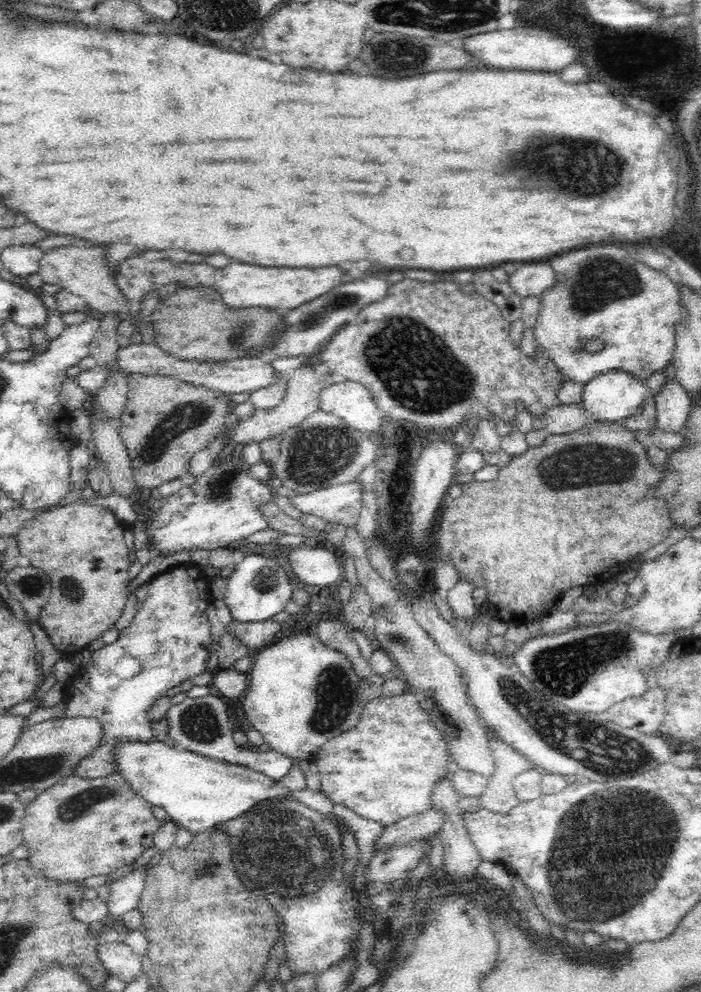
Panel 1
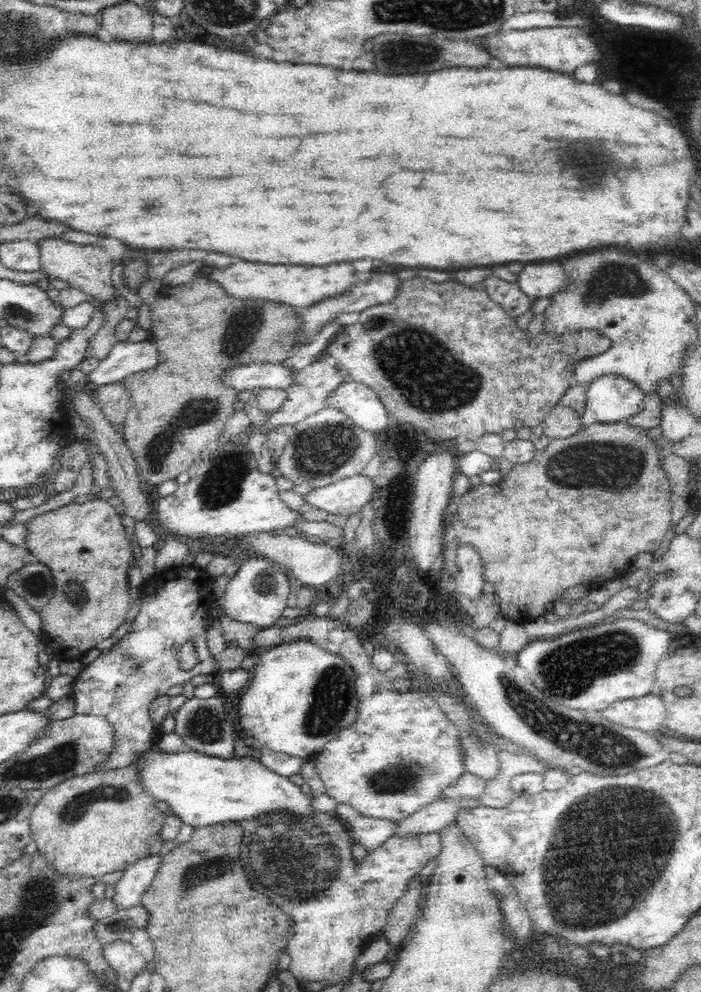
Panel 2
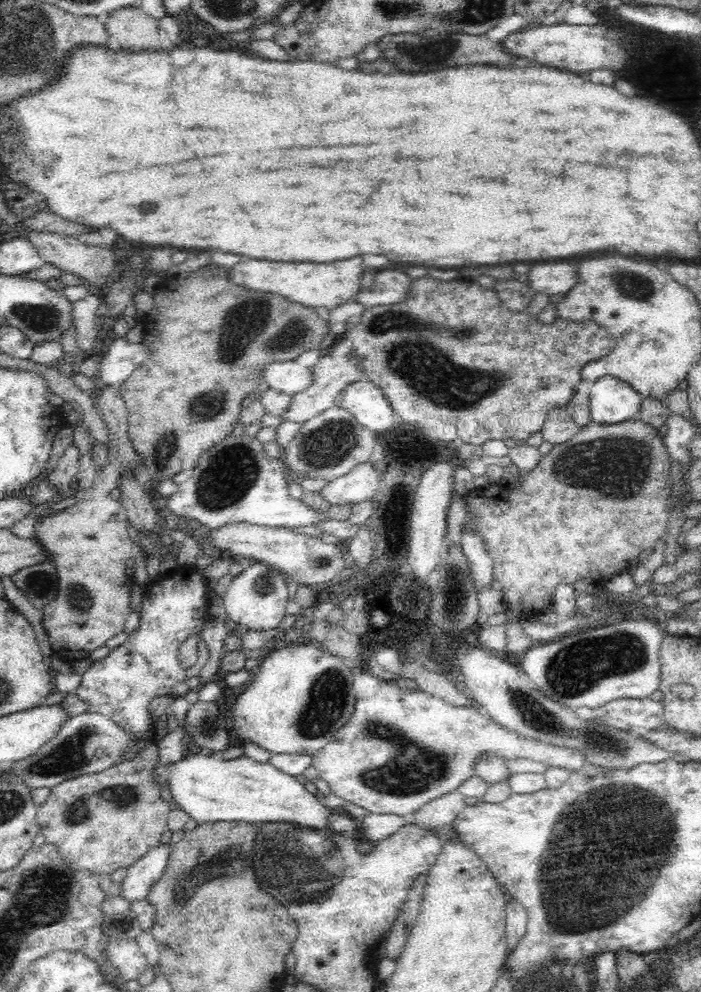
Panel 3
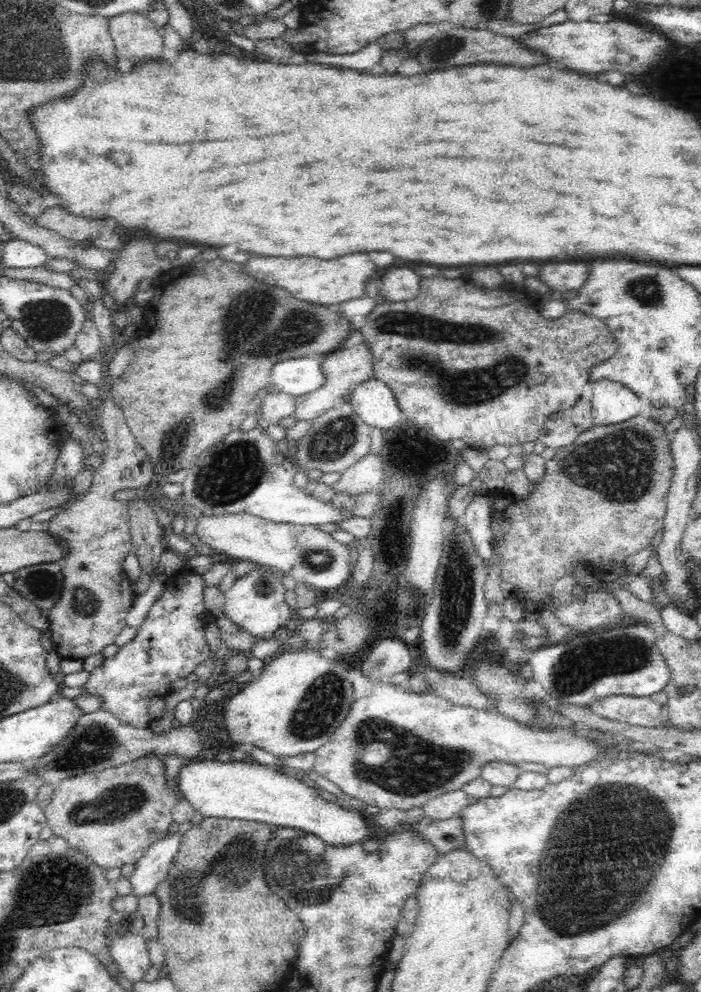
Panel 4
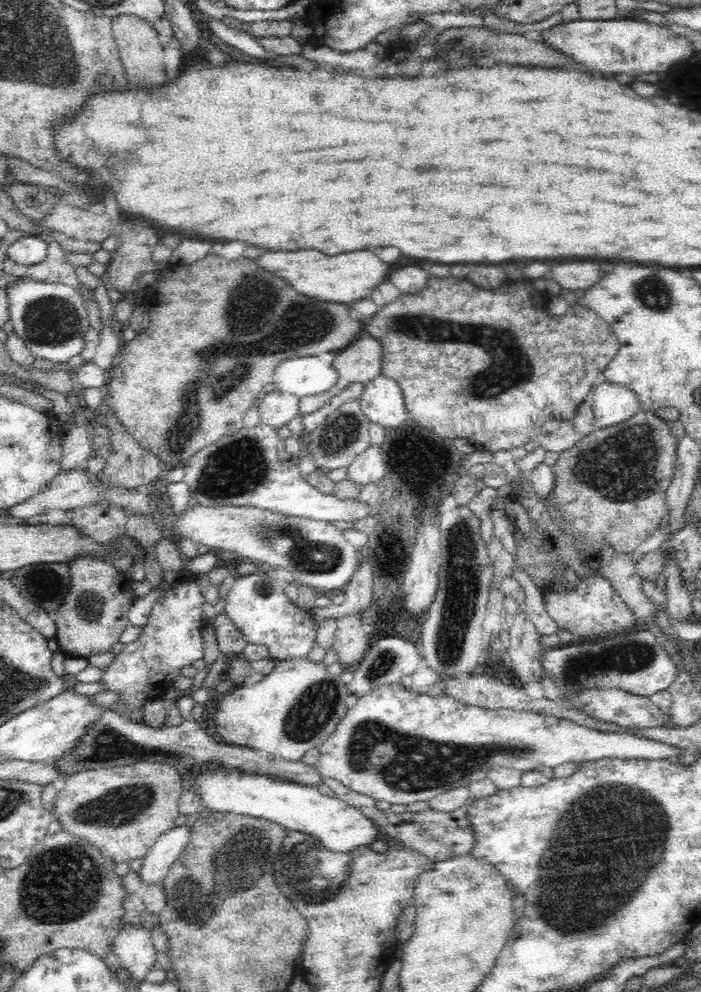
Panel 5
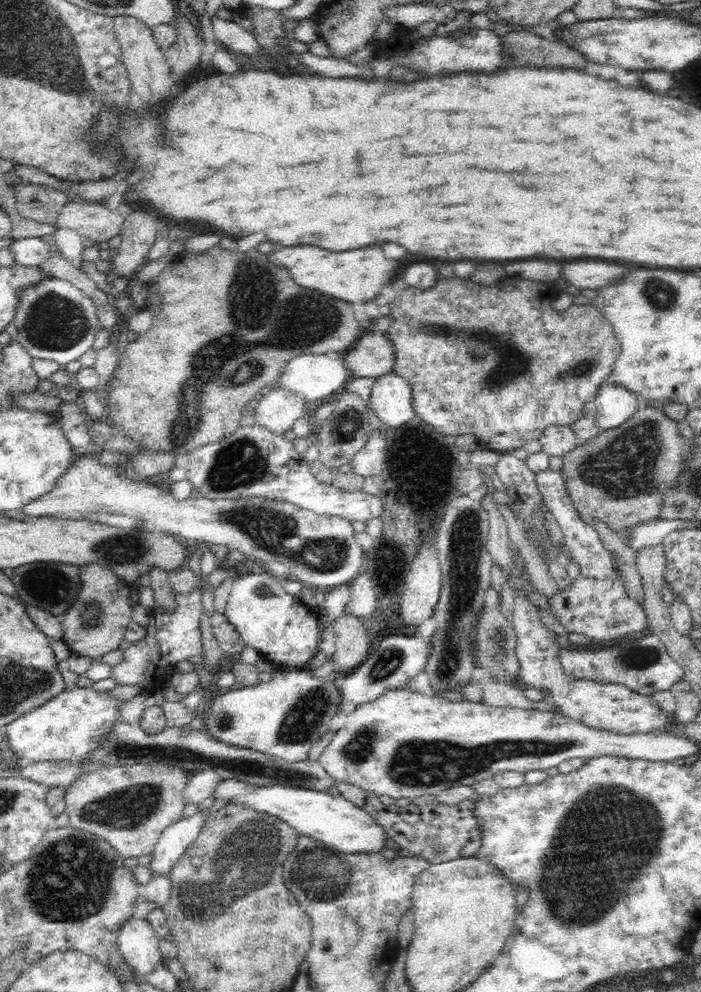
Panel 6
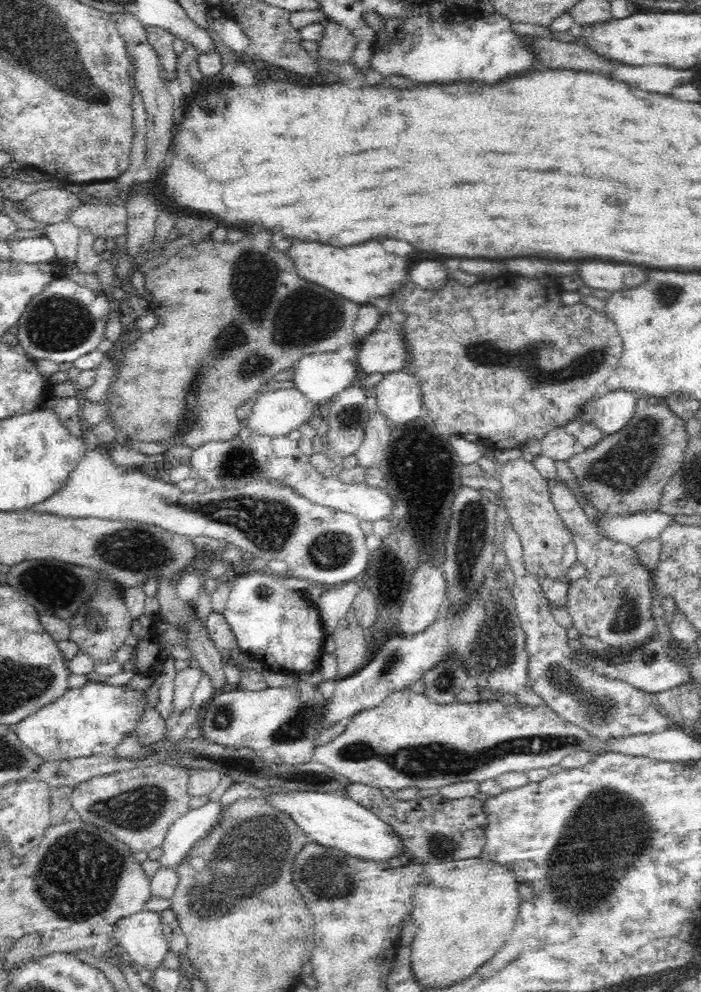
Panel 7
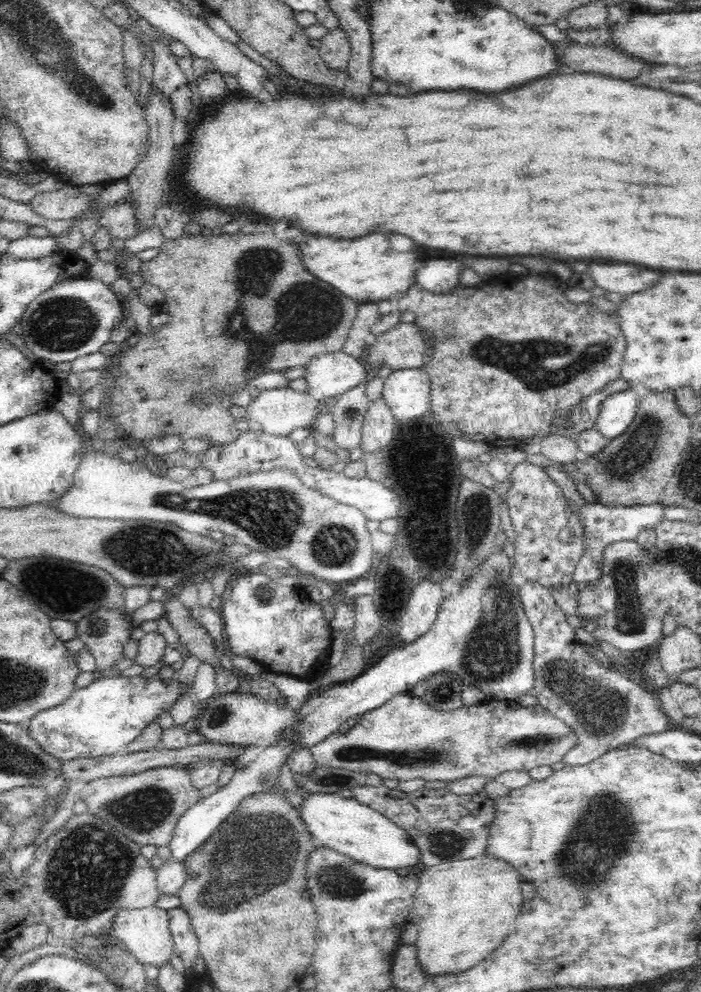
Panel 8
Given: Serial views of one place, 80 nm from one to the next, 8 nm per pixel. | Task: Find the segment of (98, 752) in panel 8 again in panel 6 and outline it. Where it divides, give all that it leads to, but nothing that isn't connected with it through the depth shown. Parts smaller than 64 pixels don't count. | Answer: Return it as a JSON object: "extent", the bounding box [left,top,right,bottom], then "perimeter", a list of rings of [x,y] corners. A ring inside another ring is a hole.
{"extent":[6,687,122,762],"perimeter":[[[90,687],[64,689],[59,696],[10,721],[6,727],[6,740],[9,747],[17,752],[17,758],[24,758],[28,762],[40,761],[72,761],[79,760],[82,755],[94,750],[98,743],[114,728],[115,722],[122,718],[118,714],[118,706],[122,702],[110,696],[110,690],[96,692]]]}

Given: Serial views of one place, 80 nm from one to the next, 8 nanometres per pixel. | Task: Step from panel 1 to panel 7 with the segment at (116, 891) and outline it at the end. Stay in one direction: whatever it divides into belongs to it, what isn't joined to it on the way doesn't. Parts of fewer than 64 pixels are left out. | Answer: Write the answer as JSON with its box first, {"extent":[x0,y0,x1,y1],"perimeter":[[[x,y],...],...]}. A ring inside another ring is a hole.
{"extent":[159,801,228,868],"perimeter":[[[208,801],[203,806],[197,809],[190,809],[184,816],[180,816],[178,820],[172,823],[172,826],[167,830],[164,840],[162,841],[162,855],[159,858],[162,868],[175,868],[177,864],[182,862],[183,858],[188,856],[189,850],[194,843],[197,843],[206,833],[218,822],[222,809],[228,805],[220,805],[218,801]]]}

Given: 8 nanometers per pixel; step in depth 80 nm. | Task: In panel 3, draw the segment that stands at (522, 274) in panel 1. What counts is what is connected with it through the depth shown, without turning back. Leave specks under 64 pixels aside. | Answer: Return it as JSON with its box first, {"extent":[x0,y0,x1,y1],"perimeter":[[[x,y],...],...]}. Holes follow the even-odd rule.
{"extent":[522,262,578,294],"perimeter":[[[542,262],[534,264],[522,277],[531,289],[544,294],[567,293],[578,280],[578,266],[570,266],[570,262]]]}

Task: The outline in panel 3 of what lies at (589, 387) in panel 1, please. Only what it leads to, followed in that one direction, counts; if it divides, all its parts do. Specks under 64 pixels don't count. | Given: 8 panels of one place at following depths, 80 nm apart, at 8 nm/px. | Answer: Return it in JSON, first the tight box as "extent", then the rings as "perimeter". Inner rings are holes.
{"extent":[590,376,643,425],"perimeter":[[[603,376],[593,382],[590,391],[591,420],[600,425],[639,420],[643,399],[626,381]]]}

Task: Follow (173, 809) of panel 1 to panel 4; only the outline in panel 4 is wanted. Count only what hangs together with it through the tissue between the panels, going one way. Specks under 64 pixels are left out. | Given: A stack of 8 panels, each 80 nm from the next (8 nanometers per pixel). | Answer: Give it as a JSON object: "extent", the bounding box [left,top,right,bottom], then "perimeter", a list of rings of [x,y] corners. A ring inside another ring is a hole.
{"extent":[178,758,370,847],"perimeter":[[[197,758],[182,766],[179,770],[178,782],[178,795],[185,798],[195,812],[198,812],[203,818],[210,818],[210,816],[212,818],[234,818],[302,829],[315,834],[332,847],[362,843],[370,834],[367,814],[352,809],[341,802],[334,803],[322,799],[314,788],[302,783],[300,779],[296,779],[290,773],[278,771],[274,765],[261,765],[260,763],[250,763],[250,761],[220,762],[217,759],[203,758],[200,760]]]}

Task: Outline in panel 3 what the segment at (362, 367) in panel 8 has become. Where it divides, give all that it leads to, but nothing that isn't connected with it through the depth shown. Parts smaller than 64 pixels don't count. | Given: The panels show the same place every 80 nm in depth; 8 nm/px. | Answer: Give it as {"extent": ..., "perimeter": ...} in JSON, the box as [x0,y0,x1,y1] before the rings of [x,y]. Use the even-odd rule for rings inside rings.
{"extent":[263,344,331,397],"perimeter":[[[331,344],[325,348],[314,348],[299,354],[286,362],[267,364],[263,374],[263,387],[274,389],[289,397],[305,391],[313,381],[311,368],[316,365],[320,357],[330,353]]]}

